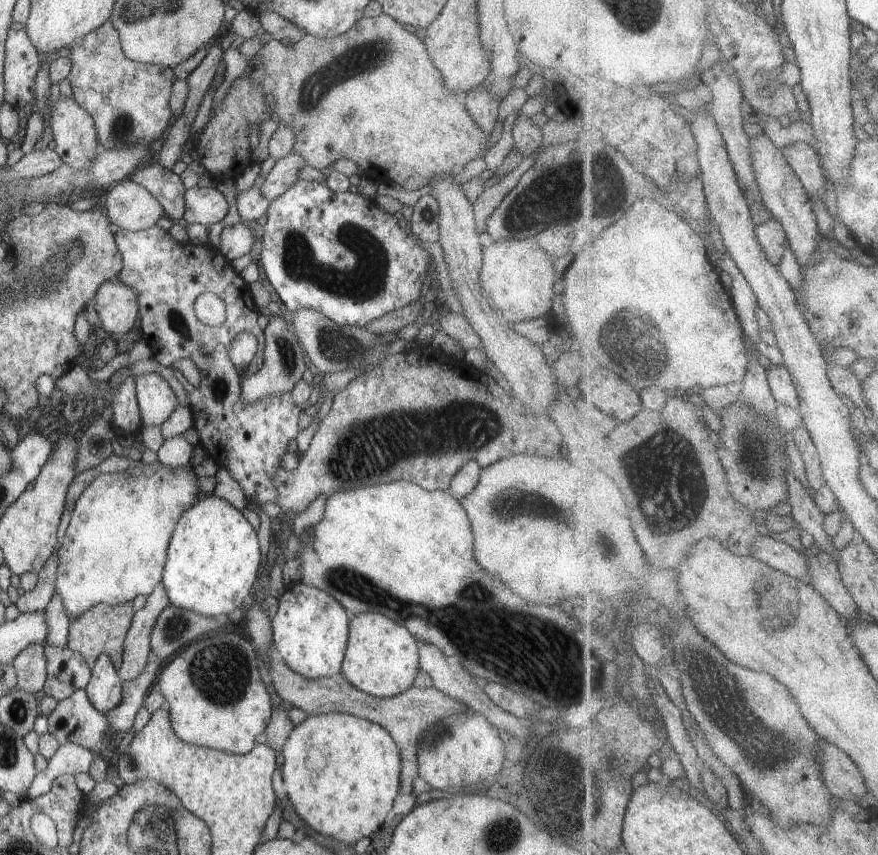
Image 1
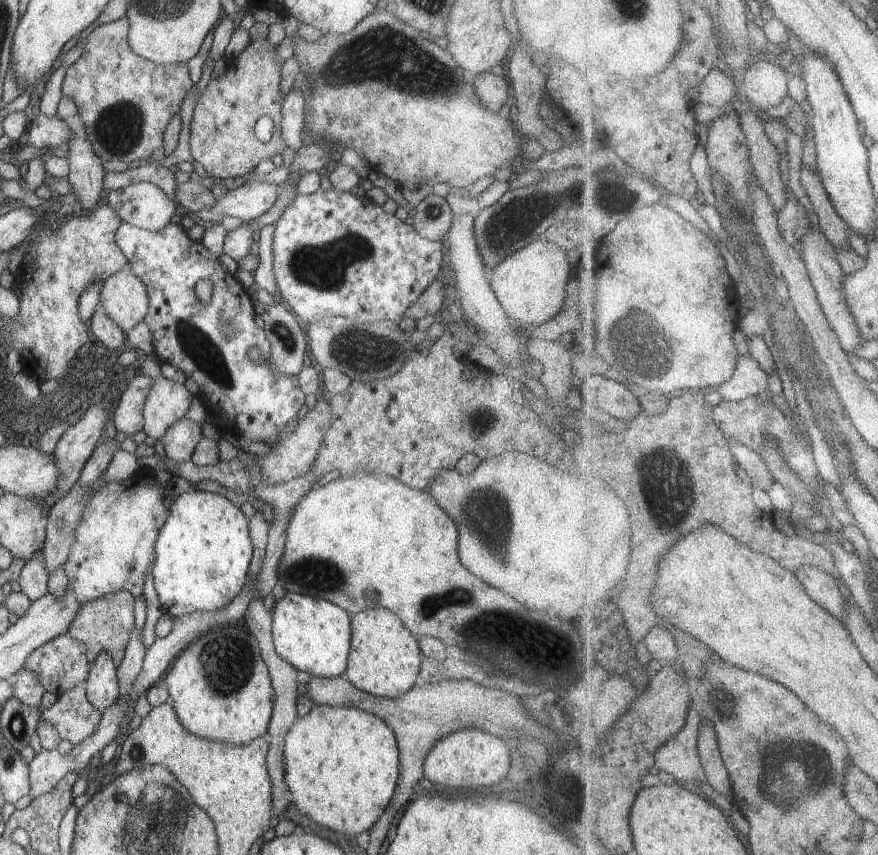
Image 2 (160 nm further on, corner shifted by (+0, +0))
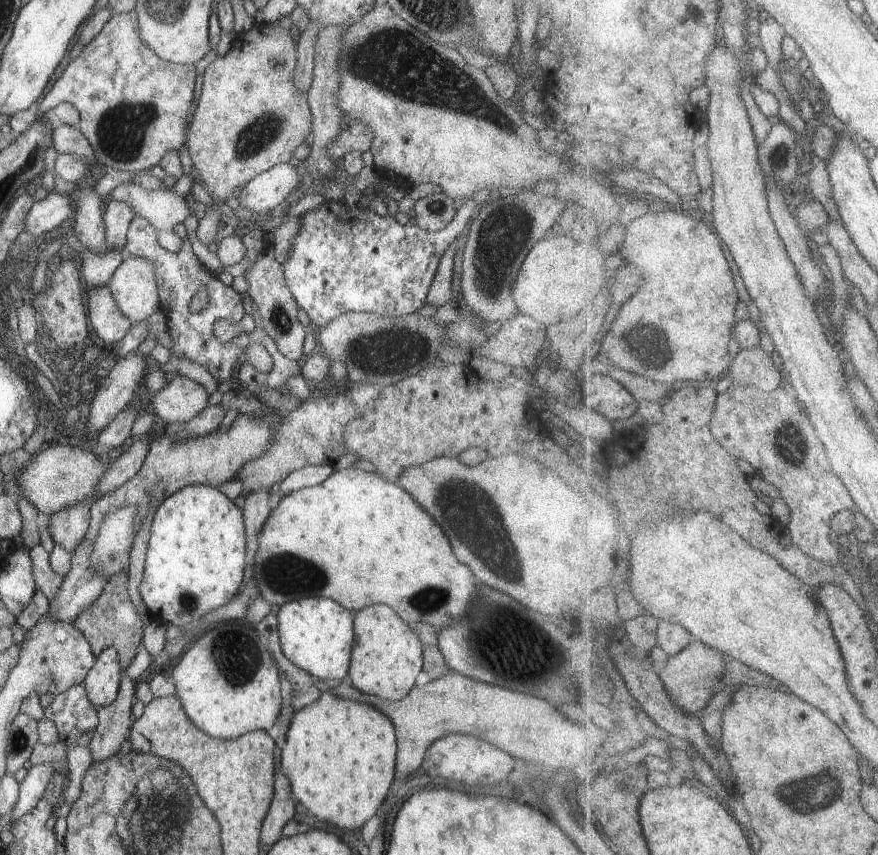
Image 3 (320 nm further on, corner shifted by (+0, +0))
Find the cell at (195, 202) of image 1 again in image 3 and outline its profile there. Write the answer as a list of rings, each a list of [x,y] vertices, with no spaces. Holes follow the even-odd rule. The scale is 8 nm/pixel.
[[[293,161],[274,165],[272,168],[253,176],[241,188],[239,205],[250,213],[268,213],[288,194],[301,185],[302,176],[295,174]]]

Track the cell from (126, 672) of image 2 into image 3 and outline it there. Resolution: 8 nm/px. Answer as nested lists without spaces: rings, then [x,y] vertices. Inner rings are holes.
[[[121,669],[119,687],[115,700],[107,706],[97,708],[98,724],[86,745],[91,754],[91,762],[101,762],[116,754],[130,732],[133,722],[132,707],[136,690],[135,681]]]

